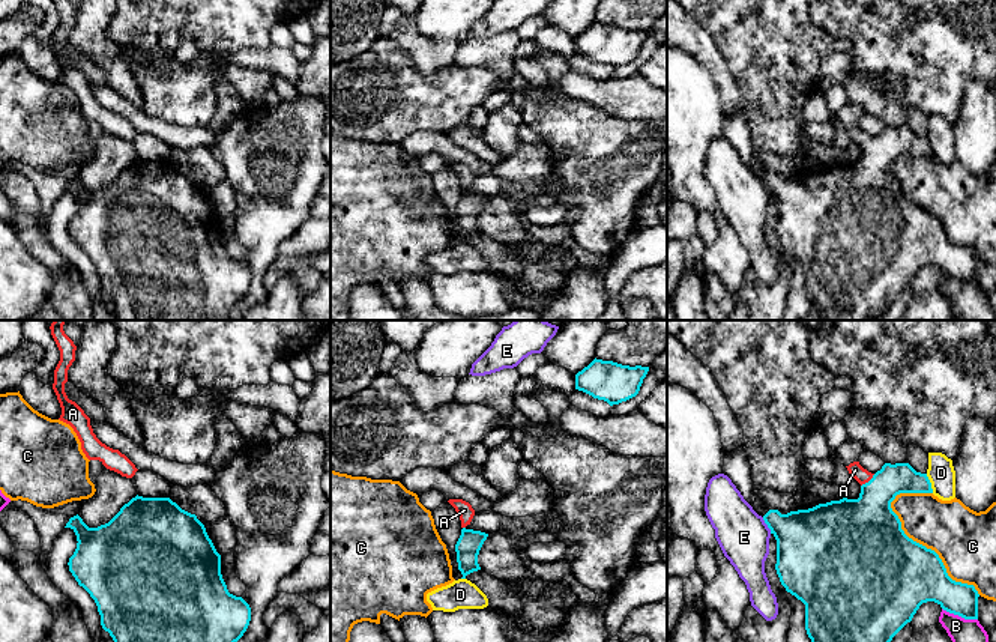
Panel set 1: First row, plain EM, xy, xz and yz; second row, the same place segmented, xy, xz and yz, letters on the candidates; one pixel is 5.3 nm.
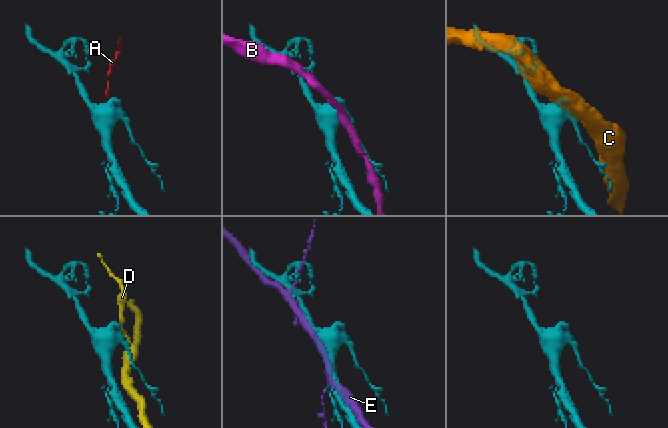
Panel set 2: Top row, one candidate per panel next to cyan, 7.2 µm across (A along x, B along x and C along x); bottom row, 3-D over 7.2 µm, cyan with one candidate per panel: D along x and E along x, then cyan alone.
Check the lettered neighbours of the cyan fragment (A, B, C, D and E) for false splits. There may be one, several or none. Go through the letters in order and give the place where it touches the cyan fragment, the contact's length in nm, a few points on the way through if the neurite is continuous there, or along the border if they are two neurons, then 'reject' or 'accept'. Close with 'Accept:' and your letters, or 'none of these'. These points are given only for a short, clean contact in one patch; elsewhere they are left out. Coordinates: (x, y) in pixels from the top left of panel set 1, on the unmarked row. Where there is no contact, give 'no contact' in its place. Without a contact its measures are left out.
A: yz (869, 145) | 100 nm | across yz (866, 191), (869, 182), (869, 145), (855, 133) | accept
B: yz (960, 278) | 200 nm | reject
C: yz (929, 212) | 700 nm | reject
D: yz (930, 146) | 110 nm | reject
E: yz (766, 187) | 100 nm | reject
Accept: A

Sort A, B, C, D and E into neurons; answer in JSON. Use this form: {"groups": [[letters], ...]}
{"groups": [["A"], ["B"], ["C"], ["D"], ["E"]]}

